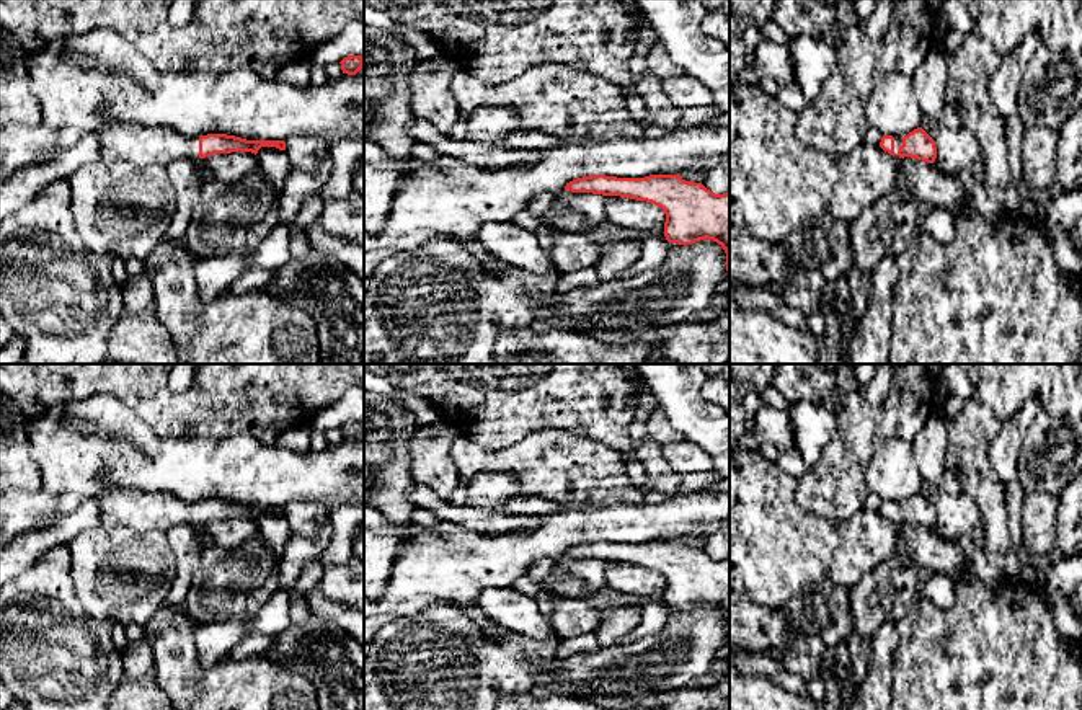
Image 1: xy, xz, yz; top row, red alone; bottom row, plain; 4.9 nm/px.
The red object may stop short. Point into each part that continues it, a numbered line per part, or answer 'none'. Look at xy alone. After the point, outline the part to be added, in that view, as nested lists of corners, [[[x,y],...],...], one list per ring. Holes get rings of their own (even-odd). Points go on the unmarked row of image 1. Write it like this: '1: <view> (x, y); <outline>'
1: xy (144, 511); [[[108,488],[96,498],[100,527],[127,527],[139,534],[168,532],[178,524],[199,524],[199,503],[165,491]]]

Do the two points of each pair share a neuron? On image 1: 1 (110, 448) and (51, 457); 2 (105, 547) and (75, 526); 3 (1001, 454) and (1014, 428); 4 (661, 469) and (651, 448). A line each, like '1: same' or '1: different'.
1: same
2: different
3: same
4: same

